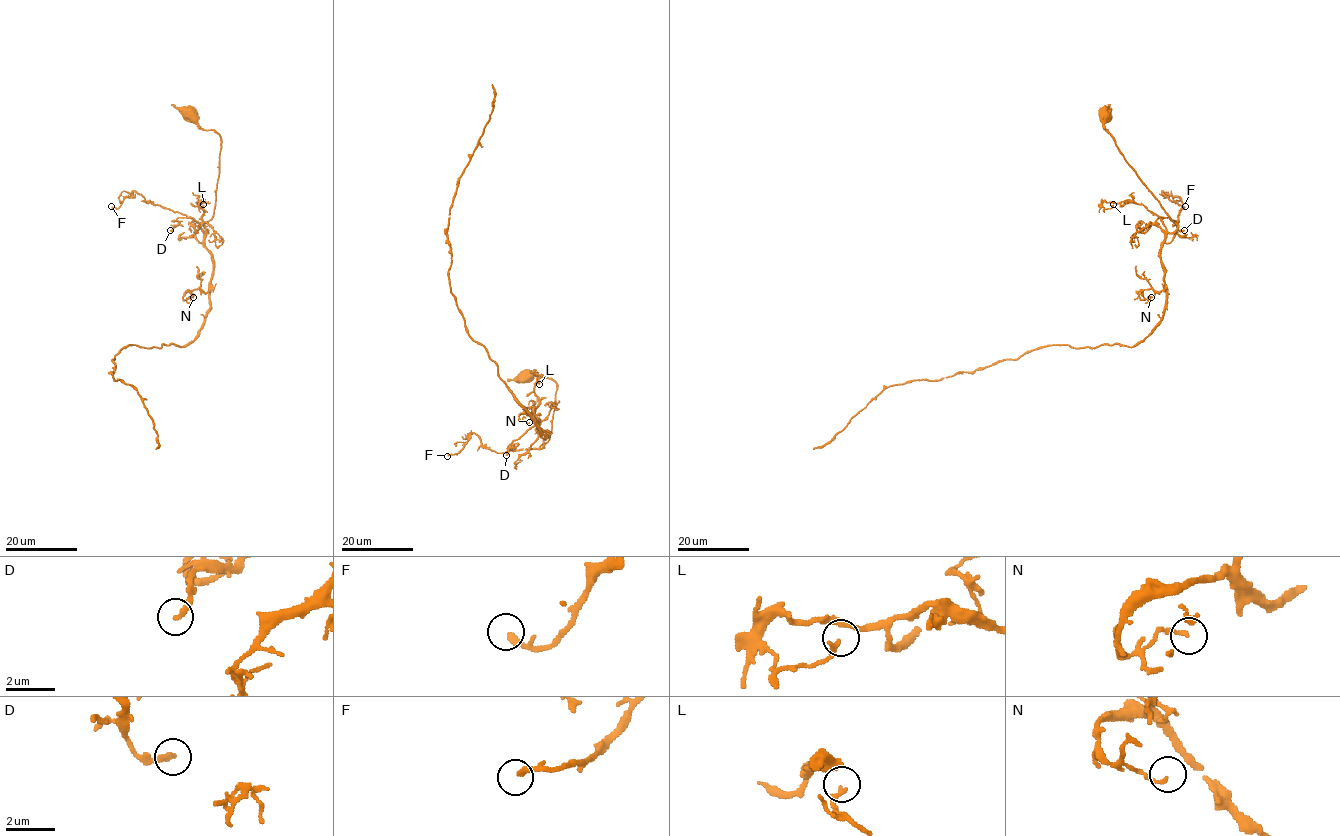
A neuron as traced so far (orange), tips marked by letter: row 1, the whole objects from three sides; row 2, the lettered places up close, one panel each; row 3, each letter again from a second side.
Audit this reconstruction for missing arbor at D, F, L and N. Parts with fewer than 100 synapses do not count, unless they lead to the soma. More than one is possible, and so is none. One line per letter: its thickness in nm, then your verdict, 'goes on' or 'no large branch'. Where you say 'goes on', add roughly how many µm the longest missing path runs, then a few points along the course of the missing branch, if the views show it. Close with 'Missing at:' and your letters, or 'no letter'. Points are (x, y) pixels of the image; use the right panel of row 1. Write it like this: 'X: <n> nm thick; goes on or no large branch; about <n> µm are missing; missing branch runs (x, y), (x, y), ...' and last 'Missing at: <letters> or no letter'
D: 220 nm thick; no large branch
F: 240 nm thick; no large branch
L: 150 nm thick; no large branch
N: 130 nm thick; no large branch
Missing at: no letter

